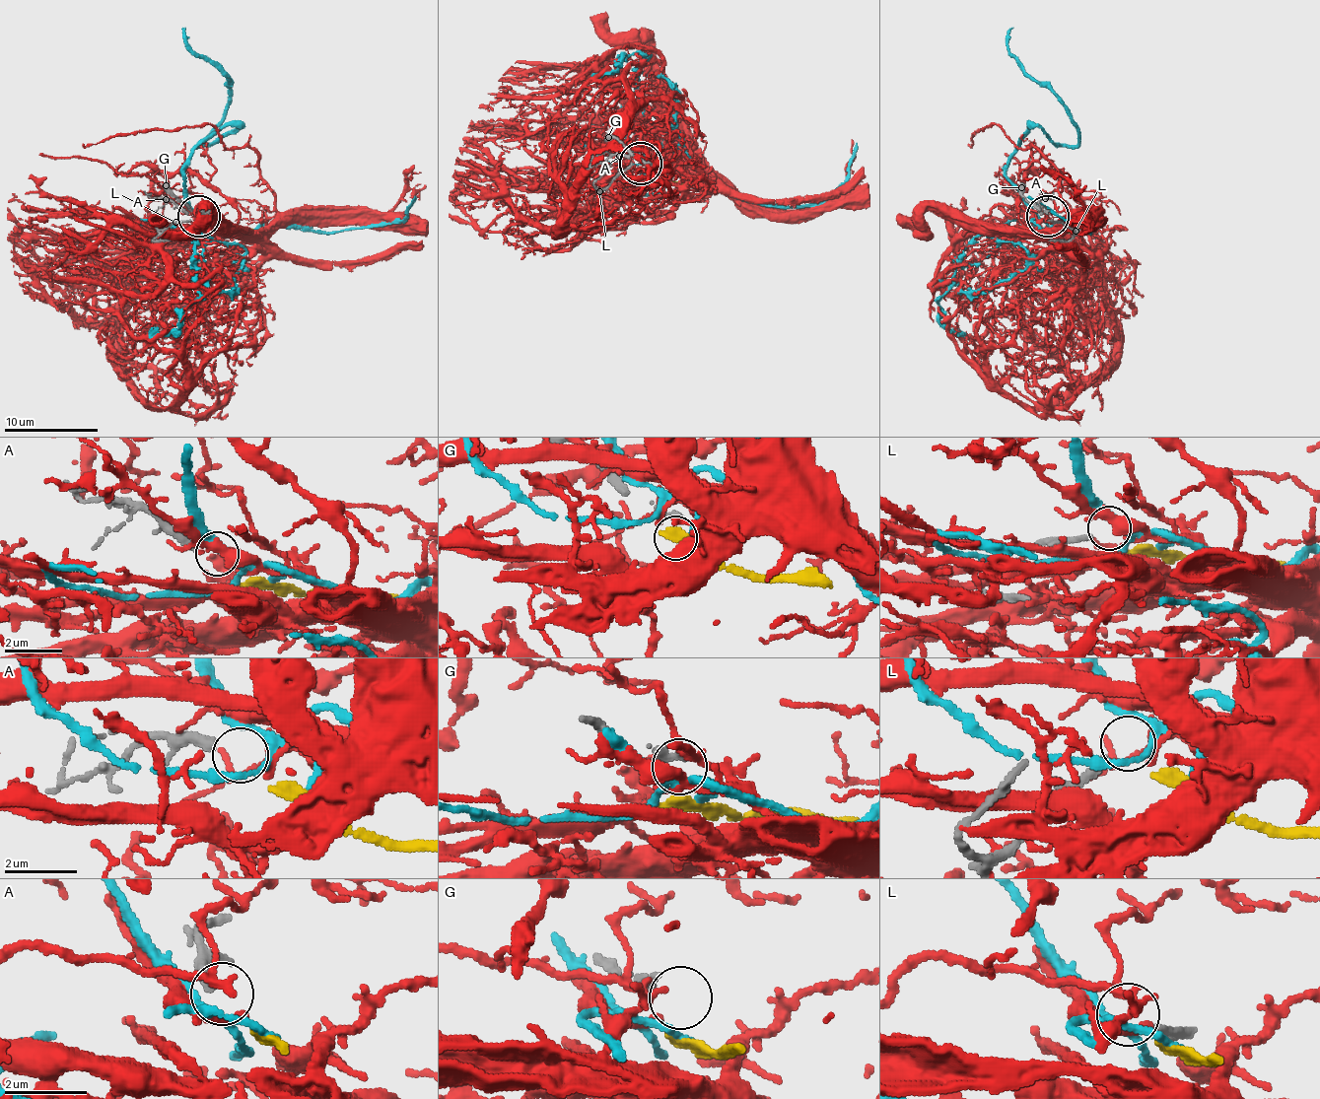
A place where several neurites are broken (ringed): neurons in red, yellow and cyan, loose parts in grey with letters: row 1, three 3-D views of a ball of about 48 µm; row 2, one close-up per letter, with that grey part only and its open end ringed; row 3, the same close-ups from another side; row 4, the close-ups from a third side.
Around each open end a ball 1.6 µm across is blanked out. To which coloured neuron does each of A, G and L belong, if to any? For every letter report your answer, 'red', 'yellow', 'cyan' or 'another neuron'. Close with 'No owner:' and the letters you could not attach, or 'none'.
A: red
G: another neuron
L: another neuron
No owner: G, L

